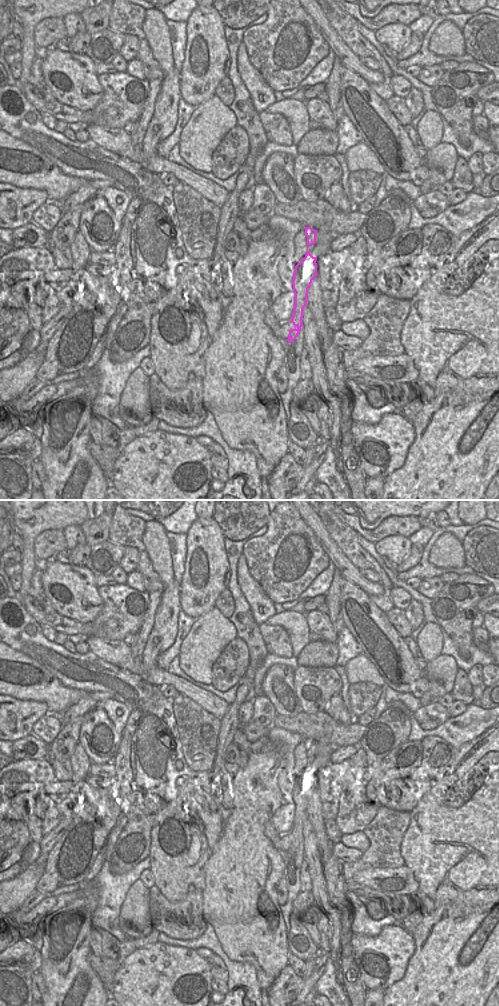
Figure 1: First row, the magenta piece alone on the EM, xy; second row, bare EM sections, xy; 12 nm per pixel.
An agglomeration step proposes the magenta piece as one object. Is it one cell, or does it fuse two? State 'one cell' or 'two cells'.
two cells

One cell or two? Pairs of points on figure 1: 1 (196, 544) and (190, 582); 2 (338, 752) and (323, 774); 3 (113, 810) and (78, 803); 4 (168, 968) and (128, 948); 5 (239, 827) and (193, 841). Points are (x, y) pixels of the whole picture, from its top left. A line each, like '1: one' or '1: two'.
1: one
2: two
3: two
4: two
5: two

